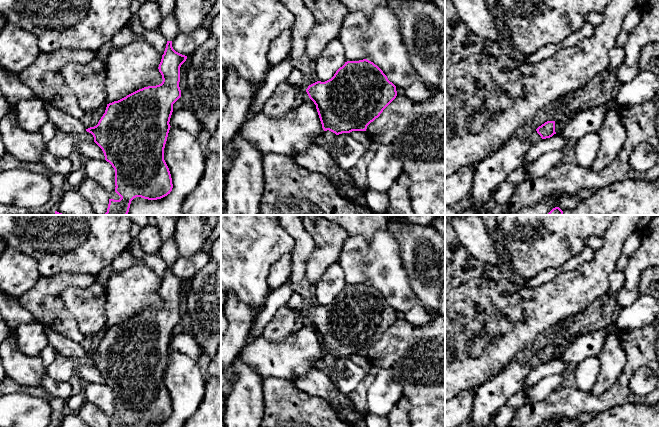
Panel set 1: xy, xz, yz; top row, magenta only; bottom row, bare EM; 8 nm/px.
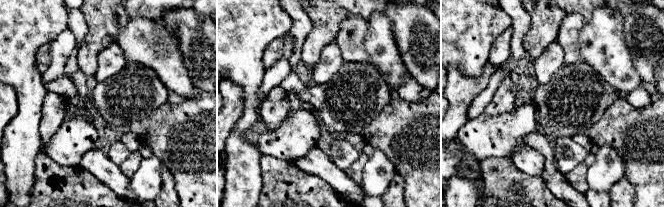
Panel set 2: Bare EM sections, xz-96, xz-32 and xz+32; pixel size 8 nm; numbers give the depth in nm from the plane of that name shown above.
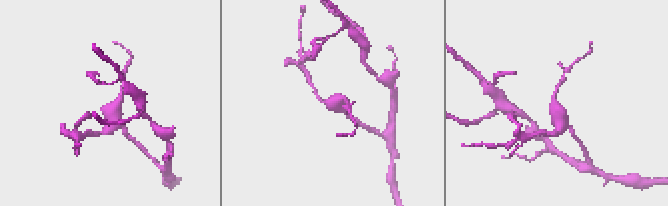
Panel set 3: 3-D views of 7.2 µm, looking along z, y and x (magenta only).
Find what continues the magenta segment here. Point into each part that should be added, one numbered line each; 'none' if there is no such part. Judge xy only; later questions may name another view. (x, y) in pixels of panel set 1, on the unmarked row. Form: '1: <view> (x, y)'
none

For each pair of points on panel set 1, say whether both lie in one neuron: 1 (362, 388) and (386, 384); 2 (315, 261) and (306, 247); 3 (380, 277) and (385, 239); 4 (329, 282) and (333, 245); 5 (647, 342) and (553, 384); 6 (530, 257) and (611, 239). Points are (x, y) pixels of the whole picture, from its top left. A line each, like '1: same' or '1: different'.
1: different
2: different
3: same
4: different
5: different
6: different

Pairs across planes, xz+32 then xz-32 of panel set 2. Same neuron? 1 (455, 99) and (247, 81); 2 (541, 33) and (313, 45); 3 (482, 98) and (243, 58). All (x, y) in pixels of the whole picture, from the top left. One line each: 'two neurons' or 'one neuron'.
1: two neurons
2: one neuron
3: two neurons

